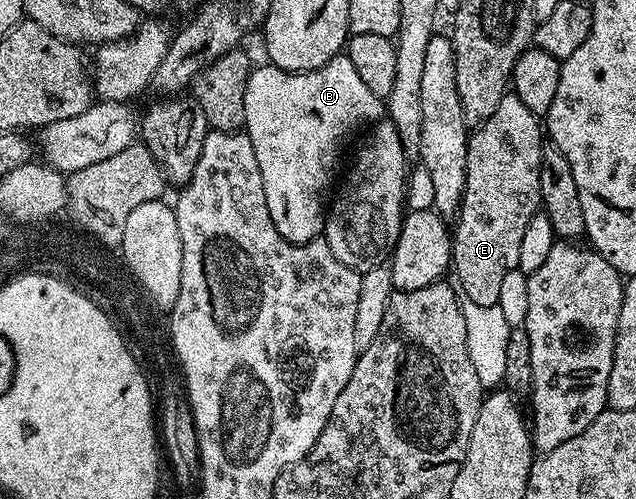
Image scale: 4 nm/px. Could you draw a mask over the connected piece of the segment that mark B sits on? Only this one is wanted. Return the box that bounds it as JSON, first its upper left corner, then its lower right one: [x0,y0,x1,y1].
[245,52,373,242]

